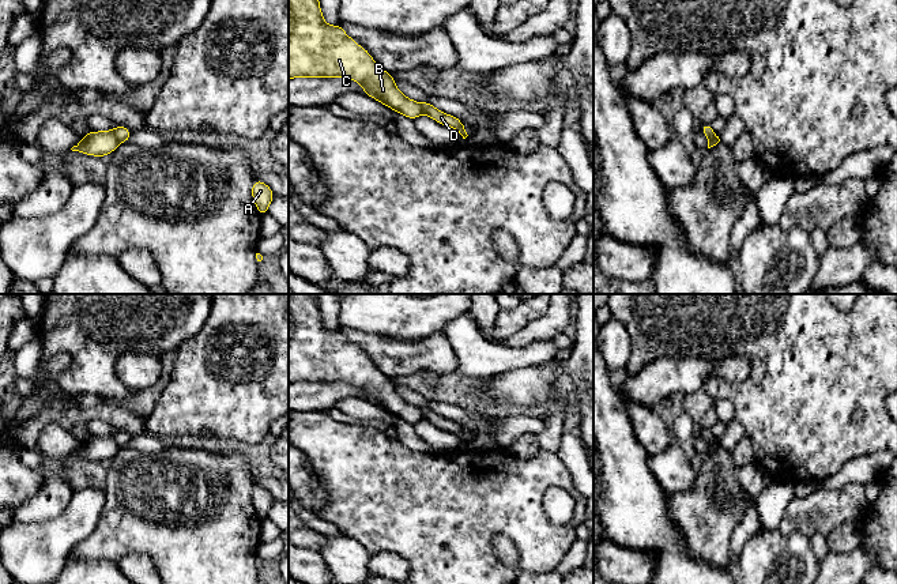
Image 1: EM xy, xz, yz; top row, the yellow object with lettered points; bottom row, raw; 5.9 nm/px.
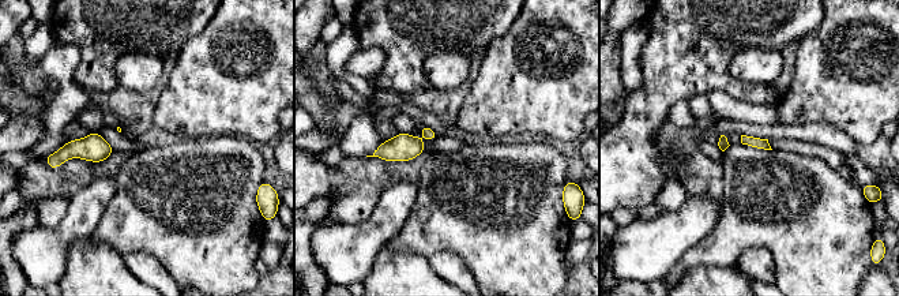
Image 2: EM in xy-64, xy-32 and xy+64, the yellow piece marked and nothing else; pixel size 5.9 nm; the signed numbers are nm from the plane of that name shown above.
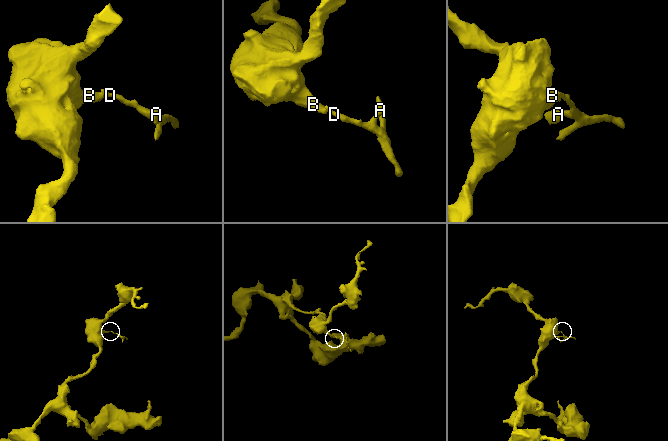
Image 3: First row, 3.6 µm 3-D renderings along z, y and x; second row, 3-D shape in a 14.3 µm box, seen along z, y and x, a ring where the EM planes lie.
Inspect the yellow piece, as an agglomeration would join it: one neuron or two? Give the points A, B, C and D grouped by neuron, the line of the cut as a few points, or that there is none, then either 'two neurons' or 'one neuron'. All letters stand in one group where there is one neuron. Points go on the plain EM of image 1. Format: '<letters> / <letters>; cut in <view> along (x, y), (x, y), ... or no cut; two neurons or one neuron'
A D / B C; cut in xy along (112, 436), (120, 447); two neurons

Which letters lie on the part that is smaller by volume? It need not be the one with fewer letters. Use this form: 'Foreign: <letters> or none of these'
Foreign: A, D

